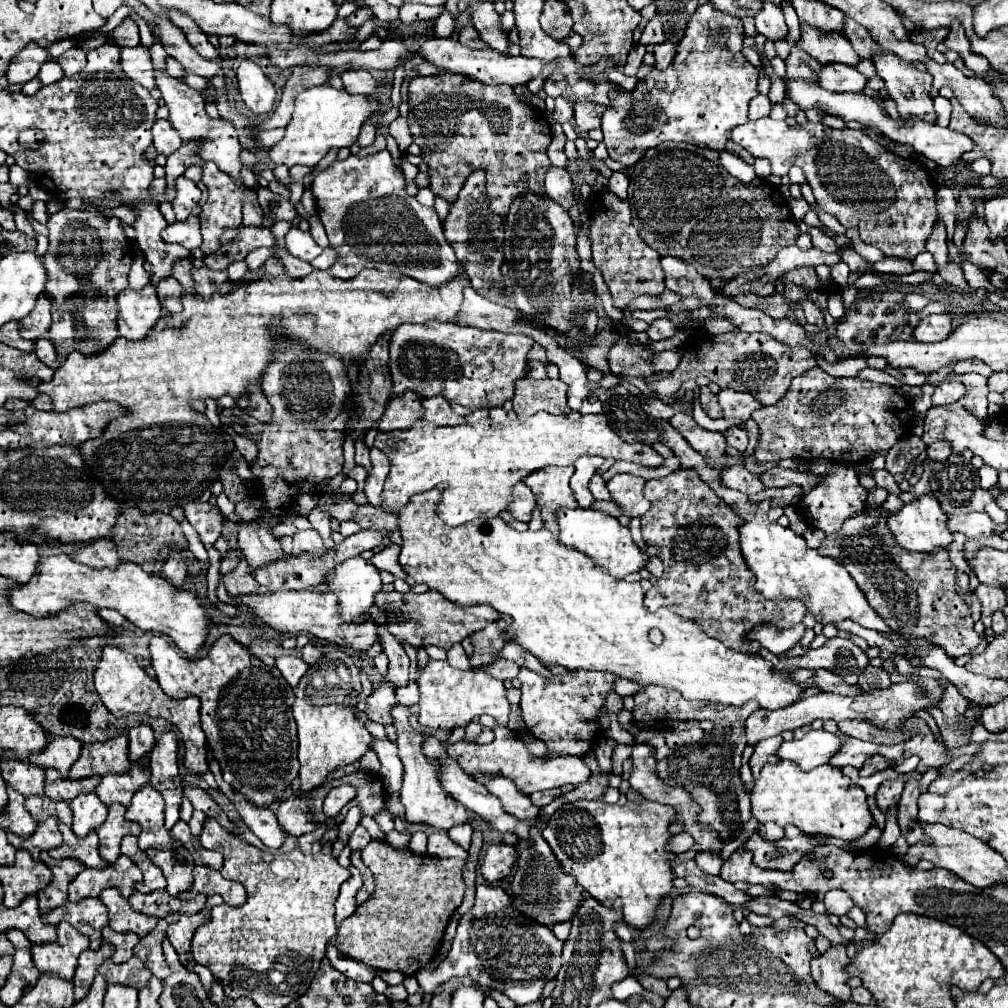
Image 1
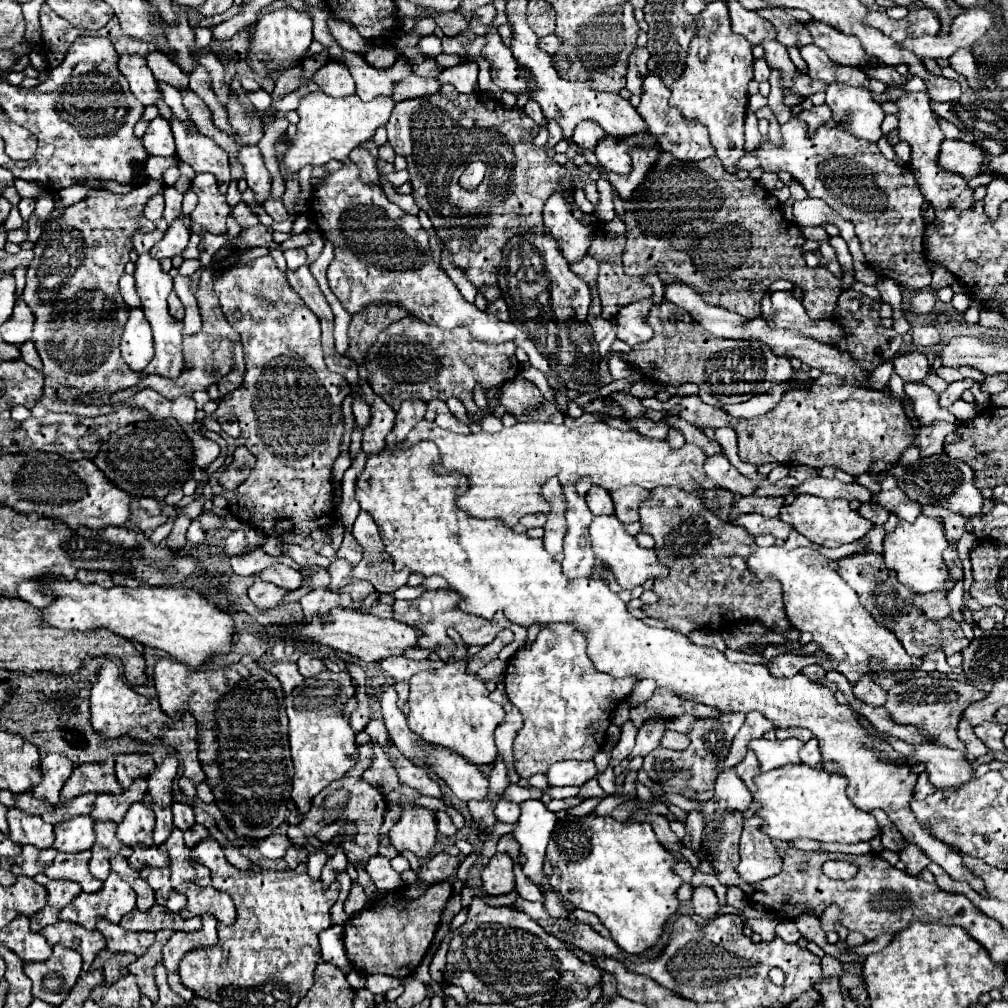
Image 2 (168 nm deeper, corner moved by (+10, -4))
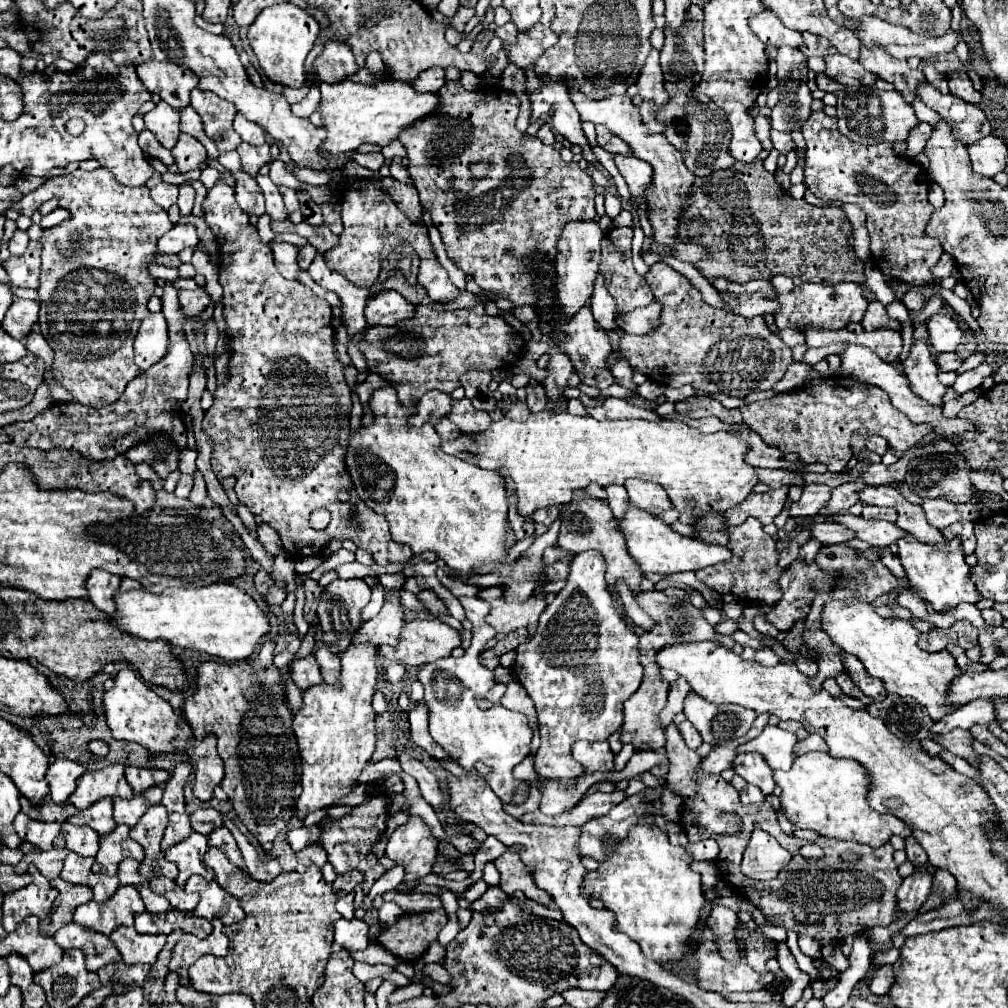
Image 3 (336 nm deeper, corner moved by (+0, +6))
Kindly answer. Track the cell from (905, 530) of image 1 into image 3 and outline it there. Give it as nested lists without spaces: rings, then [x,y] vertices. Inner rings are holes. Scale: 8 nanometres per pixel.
[[[912,538],[910,542],[898,540],[900,562],[908,574],[908,584],[934,608],[934,612],[944,612],[948,608],[956,608],[960,602],[976,604],[982,600],[982,594],[978,594],[974,582],[970,580],[970,566],[964,562],[964,552],[962,552],[958,540],[950,540],[948,546],[950,546],[950,552],[946,554],[946,552],[934,550],[928,544],[918,542],[916,538]]]

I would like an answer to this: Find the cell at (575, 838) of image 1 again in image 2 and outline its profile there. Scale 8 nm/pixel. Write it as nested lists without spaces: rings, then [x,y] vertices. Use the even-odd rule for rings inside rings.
[[[560,816],[548,844],[544,872],[550,878],[550,886],[564,898],[572,900],[578,908],[592,912],[610,930],[614,942],[628,954],[640,954],[650,948],[664,930],[666,918],[678,910],[676,888],[682,880],[672,872],[674,856],[658,842],[648,822],[618,822],[612,816]]]

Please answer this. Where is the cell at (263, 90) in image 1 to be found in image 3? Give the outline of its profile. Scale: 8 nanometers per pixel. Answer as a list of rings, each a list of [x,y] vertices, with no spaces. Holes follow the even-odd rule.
[[[236,116],[234,120],[234,130],[240,134],[240,138],[252,146],[260,146],[264,144],[264,130],[254,124],[254,122],[248,122],[244,116]]]

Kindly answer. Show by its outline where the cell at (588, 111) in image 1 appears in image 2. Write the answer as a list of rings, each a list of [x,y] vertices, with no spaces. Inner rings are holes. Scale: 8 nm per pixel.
[[[584,120],[574,128],[572,140],[580,146],[580,148],[590,148],[594,150],[596,142],[604,136],[604,130],[594,122],[594,120]]]

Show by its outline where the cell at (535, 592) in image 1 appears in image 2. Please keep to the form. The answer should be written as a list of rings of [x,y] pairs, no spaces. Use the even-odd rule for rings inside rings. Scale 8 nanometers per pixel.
[[[418,442],[408,450],[370,454],[364,472],[358,476],[356,500],[378,524],[396,570],[410,568],[412,574],[422,574],[424,578],[442,576],[450,588],[462,596],[458,608],[482,618],[492,618],[502,610],[510,622],[524,628],[534,624],[550,628],[560,622],[574,626],[586,636],[588,658],[598,672],[616,678],[652,678],[660,688],[668,688],[668,692],[684,700],[714,706],[722,712],[748,714],[756,710],[778,728],[808,728],[818,738],[824,770],[846,776],[846,792],[860,810],[870,812],[882,808],[904,840],[922,848],[924,854],[954,880],[966,880],[976,892],[984,892],[984,884],[962,864],[960,854],[936,840],[926,826],[918,824],[908,808],[918,776],[904,764],[902,754],[892,750],[890,744],[870,738],[852,708],[840,706],[832,690],[808,680],[800,672],[792,678],[778,680],[764,664],[732,664],[716,648],[698,646],[680,632],[644,624],[628,612],[618,594],[608,590],[606,580],[594,576],[568,580],[562,572],[562,564],[544,550],[542,538],[514,534],[500,524],[500,520],[480,520],[458,510],[454,500],[466,492],[468,480],[458,472],[448,476],[434,474],[430,470],[434,462],[438,462],[436,444]],[[878,752],[886,752],[886,756],[882,758]]]

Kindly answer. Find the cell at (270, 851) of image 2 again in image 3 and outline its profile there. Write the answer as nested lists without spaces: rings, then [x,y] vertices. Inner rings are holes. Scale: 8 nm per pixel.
[[[302,826],[302,828],[290,830],[286,836],[288,836],[288,842],[290,842],[290,846],[294,850],[302,850],[302,848],[306,848],[310,844],[320,844],[322,832],[320,832],[318,826],[310,826],[310,828]]]

